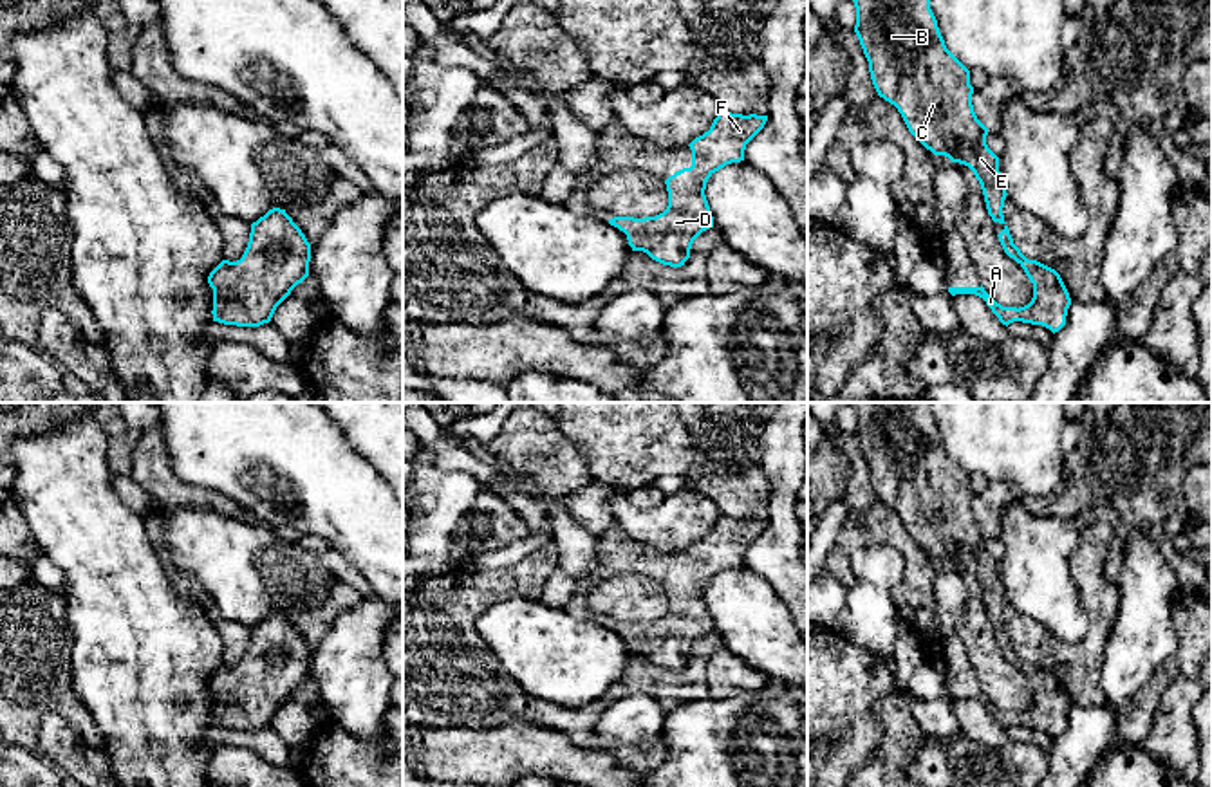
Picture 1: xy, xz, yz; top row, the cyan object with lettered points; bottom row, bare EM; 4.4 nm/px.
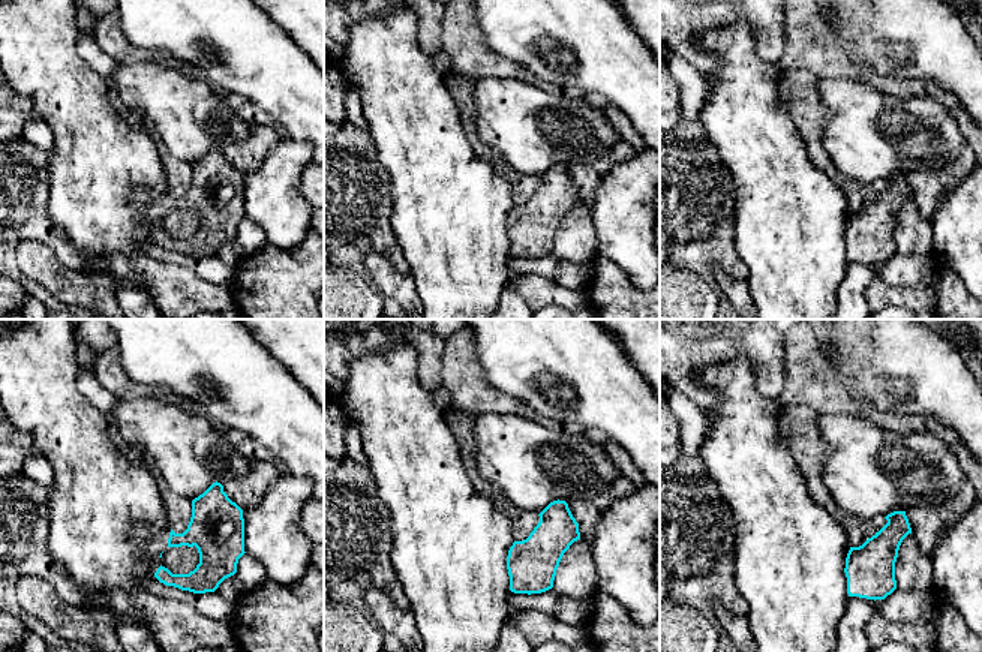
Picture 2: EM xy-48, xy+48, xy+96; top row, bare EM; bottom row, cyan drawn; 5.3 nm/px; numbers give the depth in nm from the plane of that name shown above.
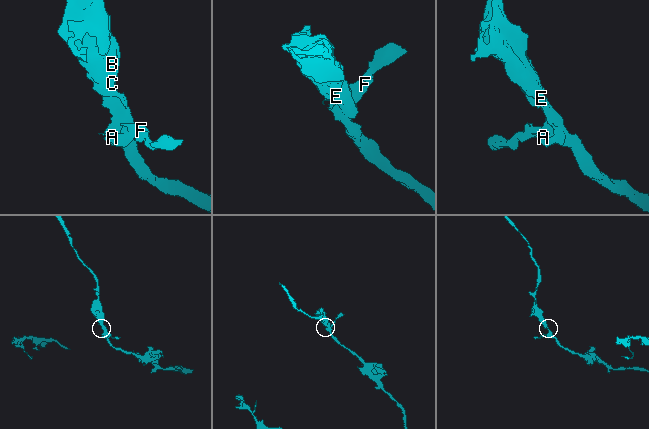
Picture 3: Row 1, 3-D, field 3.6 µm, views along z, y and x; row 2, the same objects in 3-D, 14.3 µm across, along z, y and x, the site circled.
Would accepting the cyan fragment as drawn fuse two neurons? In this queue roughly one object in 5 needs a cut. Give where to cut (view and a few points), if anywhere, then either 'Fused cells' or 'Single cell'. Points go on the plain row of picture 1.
No split. Single cell

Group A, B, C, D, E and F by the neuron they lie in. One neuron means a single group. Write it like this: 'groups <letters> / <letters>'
groups A B C D E F

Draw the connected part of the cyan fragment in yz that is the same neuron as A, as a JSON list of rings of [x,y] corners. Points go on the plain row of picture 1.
[[[853,403],[853,406],[854,437],[878,500],[898,513],[909,536],[927,554],[974,576],[988,619],[1004,630],[997,639],[1004,657],[1033,688],[1031,706],[1019,713],[1002,711],[983,690],[948,691],[948,697],[983,702],[1006,731],[1022,726],[1058,736],[1066,729],[1069,697],[1055,673],[1028,664],[1013,648],[1002,619],[1008,597],[999,561],[986,549],[988,532],[974,516],[970,475],[946,453],[930,403]]]

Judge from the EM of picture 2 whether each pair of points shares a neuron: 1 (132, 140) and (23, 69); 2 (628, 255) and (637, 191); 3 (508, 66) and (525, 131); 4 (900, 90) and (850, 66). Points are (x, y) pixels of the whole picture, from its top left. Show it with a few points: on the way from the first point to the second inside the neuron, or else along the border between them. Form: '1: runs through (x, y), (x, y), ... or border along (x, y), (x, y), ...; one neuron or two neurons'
1: runs through (105, 135), (50, 80); one neuron
2: runs through (628, 239), (628, 207); one neuron
3: border along (476, 77), (517, 77), (546, 86); two neurons
4: runs through (888, 84), (862, 72); one neuron

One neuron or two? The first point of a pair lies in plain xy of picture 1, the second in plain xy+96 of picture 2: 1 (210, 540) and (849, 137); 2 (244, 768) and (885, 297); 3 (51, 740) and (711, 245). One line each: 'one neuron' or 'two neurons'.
1: one neuron
2: one neuron
3: two neurons

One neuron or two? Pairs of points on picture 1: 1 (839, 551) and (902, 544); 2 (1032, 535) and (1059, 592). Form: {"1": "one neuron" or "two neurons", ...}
{"1": "one neuron", "2": "one neuron"}

